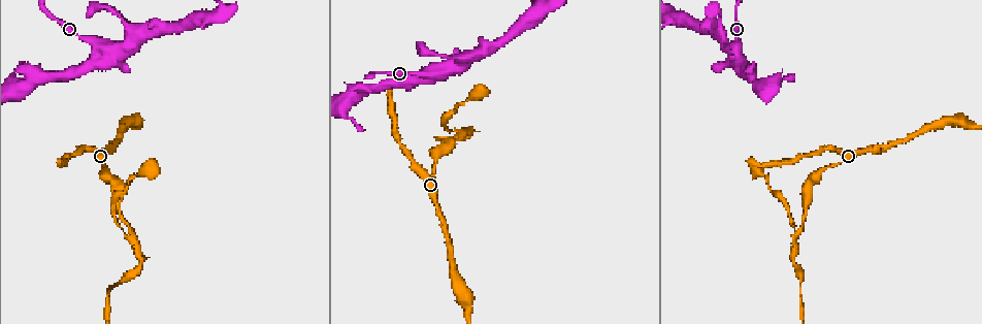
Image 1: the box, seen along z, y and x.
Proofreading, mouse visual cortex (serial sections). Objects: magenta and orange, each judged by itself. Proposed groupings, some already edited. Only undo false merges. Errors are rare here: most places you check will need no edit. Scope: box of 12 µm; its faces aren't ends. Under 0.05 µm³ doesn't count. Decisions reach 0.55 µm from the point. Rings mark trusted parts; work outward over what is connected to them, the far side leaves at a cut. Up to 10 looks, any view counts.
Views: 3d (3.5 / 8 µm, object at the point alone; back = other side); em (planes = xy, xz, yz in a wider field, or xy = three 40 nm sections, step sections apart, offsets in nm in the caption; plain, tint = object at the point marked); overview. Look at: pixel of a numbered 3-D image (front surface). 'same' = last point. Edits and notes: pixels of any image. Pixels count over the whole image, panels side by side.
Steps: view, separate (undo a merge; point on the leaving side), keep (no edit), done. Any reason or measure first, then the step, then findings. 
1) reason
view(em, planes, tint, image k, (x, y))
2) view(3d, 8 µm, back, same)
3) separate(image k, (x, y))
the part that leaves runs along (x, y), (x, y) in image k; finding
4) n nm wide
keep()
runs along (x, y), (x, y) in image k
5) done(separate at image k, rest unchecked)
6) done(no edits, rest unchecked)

four-way junction
view(3d, 8 µm, image 1, (736, 49))

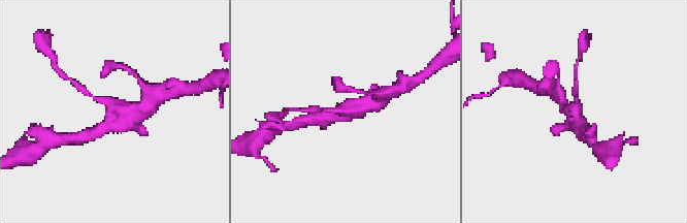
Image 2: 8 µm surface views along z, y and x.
now the EM
view(em, xy, step 5, tint, image 2, (350, 111))

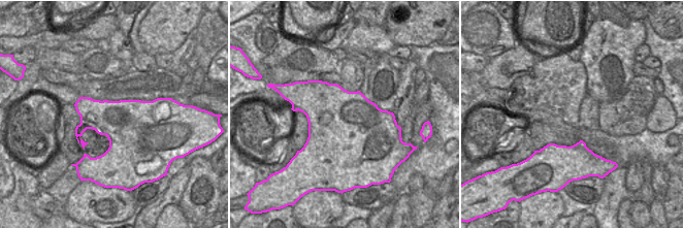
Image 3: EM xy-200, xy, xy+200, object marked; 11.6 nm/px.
keep()
runs along (330, 110), (358, 108), (382, 97) in image 2; all the same cell

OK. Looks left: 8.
arms part here
view(3d, 3.5 µm, image 1, (34, 77))

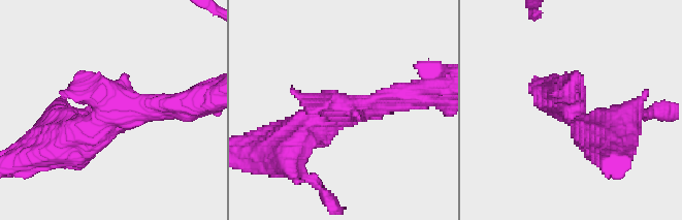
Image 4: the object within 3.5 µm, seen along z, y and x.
now the EM
view(em, xy, step 3, tint, image 4, (573, 107))

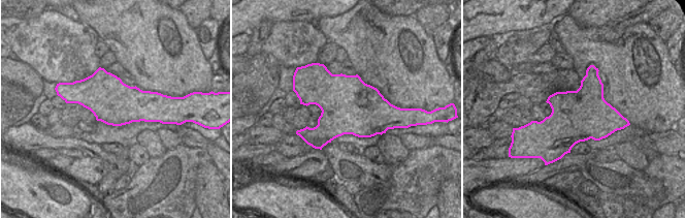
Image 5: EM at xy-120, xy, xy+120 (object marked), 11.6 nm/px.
keep()
runs along (411, 94), (337, 110), (290, 142) in image 4; continuous, no second cell

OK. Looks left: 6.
a fork
view(3d, 3.5 µm, image 1, (154, 29))

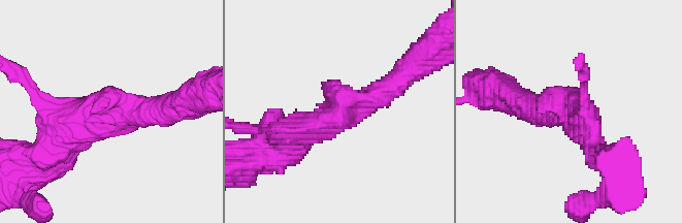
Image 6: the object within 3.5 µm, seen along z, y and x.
view(em, planes, tint, image 6, (344, 113))

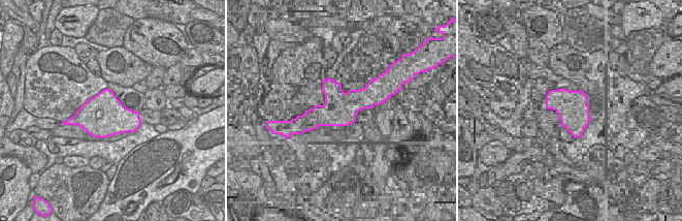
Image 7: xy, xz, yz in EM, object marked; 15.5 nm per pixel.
650 nm wide
keep()
runs along (291, 138), (372, 99), (404, 72) in image 6; one cell here

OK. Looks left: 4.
two arms at a narrow angle
view(3d, 3.5 µm, image 1, (131, 235))

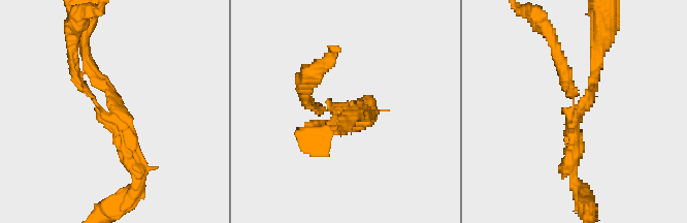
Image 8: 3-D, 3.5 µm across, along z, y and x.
3 arms; arms of 150, 150, 250 nm
view(em, xy, step 1, tint, image 8, (577, 114))

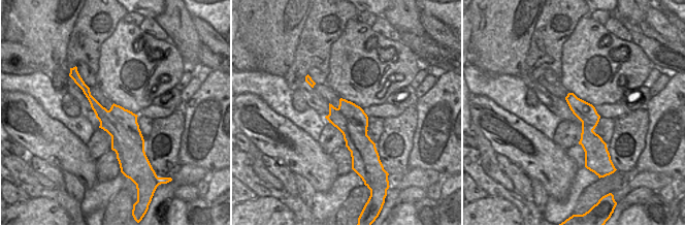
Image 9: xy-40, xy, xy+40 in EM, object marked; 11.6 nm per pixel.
keep()
runs along (80, 84), (122, 133), (122, 155) in image 9; continuous, no second cell

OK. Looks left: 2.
done(no edits, rest unchecked)

